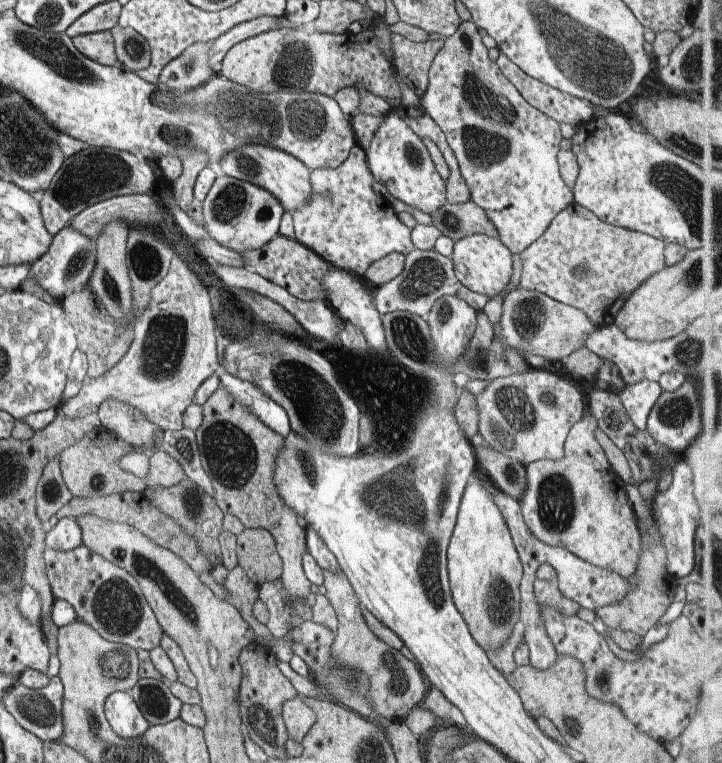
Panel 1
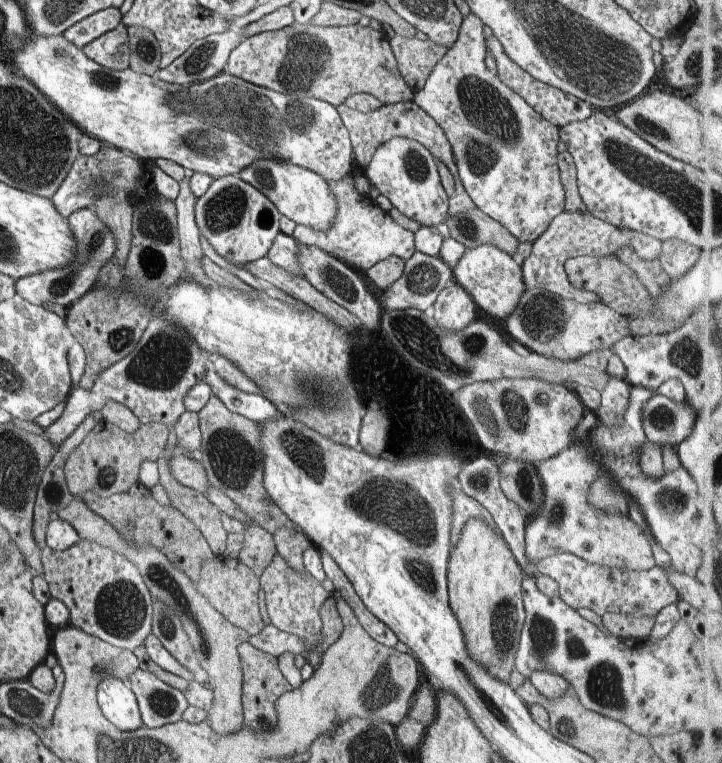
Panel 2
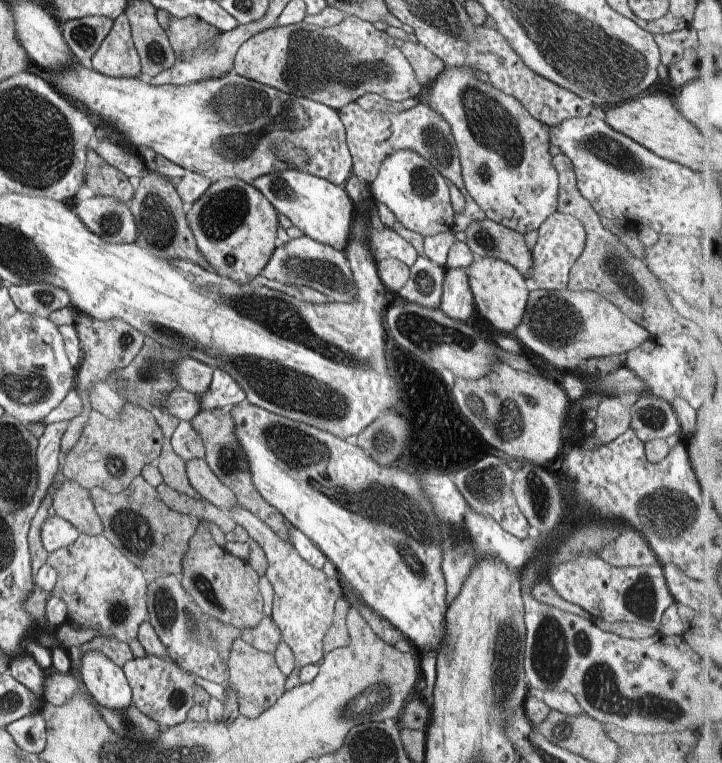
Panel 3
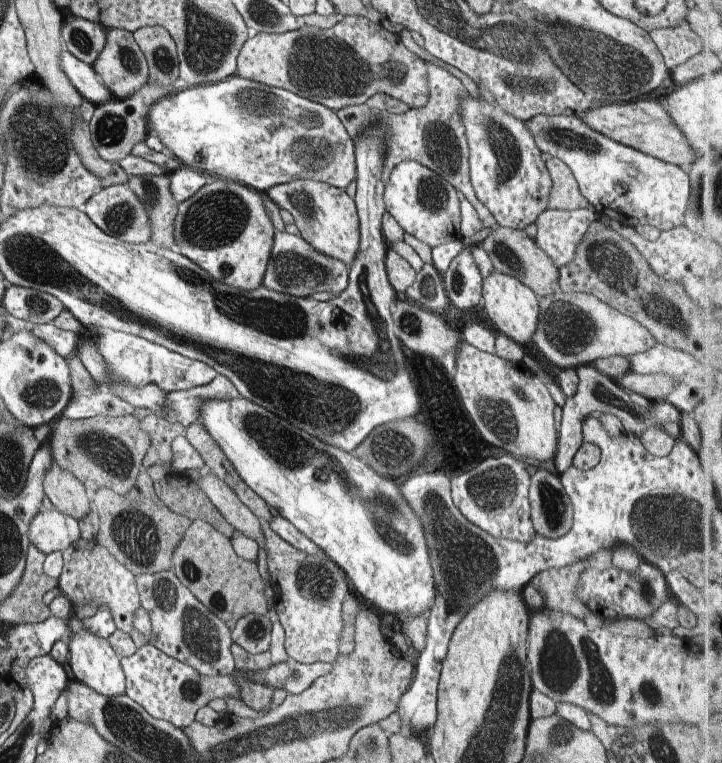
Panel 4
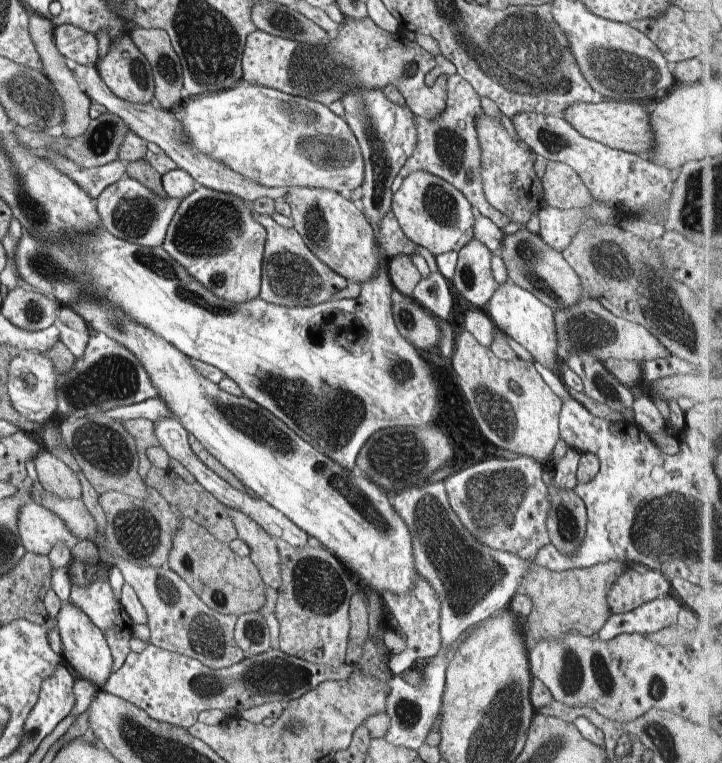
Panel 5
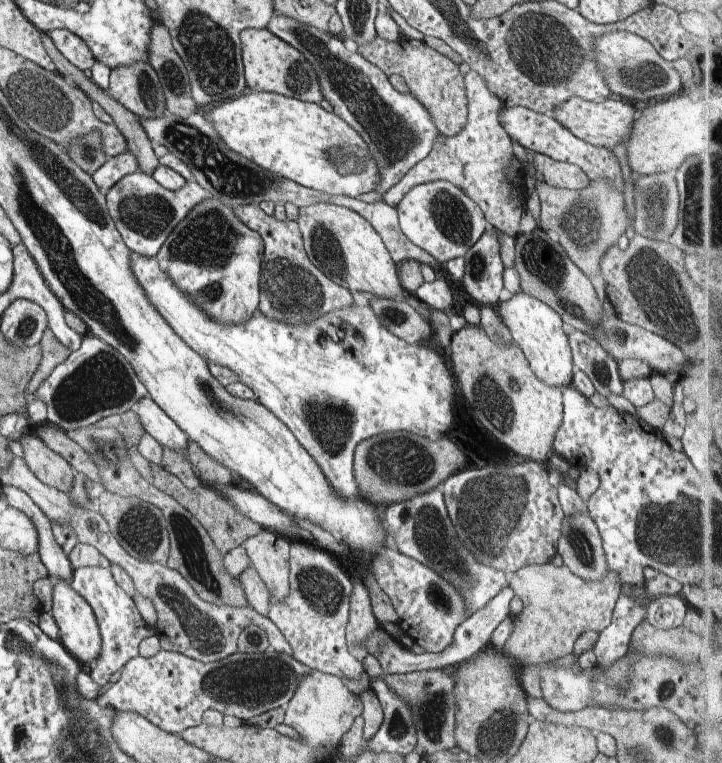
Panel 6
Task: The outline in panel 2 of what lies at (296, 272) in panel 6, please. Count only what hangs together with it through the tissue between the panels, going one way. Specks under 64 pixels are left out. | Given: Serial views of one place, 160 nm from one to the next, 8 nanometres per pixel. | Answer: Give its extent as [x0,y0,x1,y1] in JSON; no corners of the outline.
[297,242,380,330]

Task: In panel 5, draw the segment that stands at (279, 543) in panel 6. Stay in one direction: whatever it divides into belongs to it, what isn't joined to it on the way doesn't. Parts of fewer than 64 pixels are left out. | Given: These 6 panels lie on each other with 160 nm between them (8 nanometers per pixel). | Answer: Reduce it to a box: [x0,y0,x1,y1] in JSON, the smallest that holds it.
[229,508,281,590]

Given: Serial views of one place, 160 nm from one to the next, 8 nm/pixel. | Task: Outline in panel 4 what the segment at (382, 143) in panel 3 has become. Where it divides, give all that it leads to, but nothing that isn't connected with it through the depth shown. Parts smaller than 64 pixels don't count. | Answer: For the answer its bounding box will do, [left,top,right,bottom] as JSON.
[336,62,499,229]

